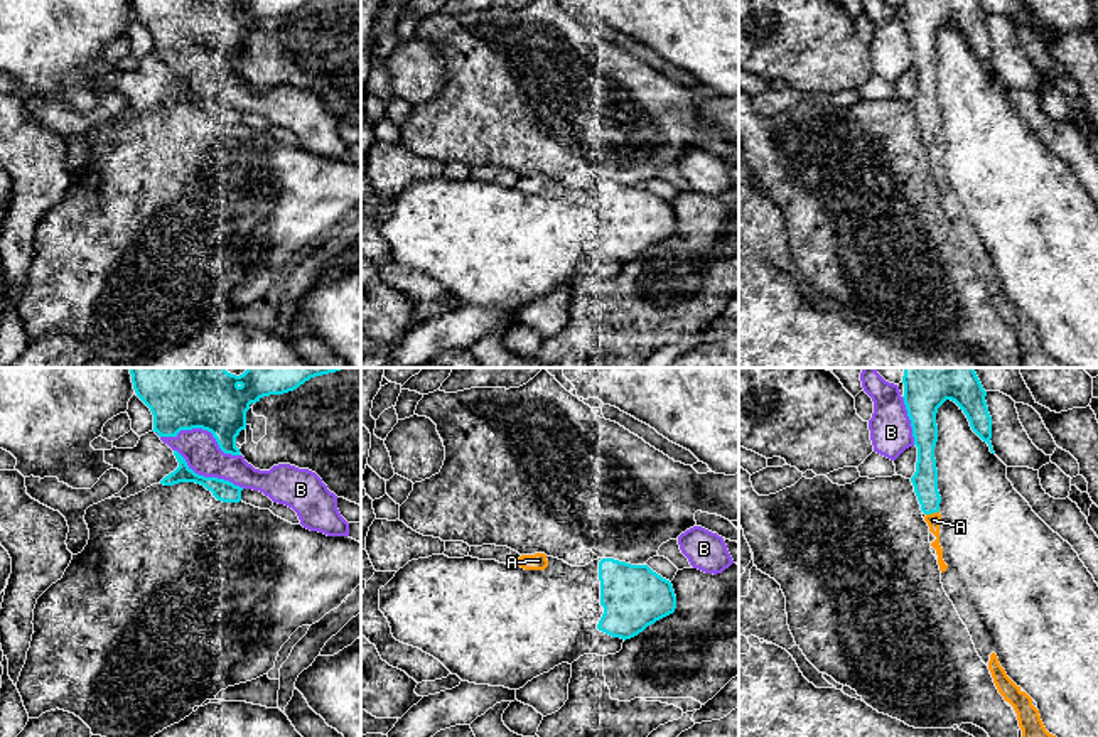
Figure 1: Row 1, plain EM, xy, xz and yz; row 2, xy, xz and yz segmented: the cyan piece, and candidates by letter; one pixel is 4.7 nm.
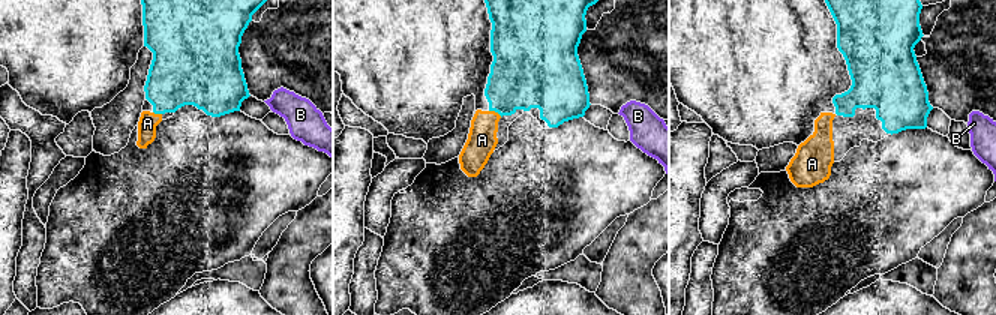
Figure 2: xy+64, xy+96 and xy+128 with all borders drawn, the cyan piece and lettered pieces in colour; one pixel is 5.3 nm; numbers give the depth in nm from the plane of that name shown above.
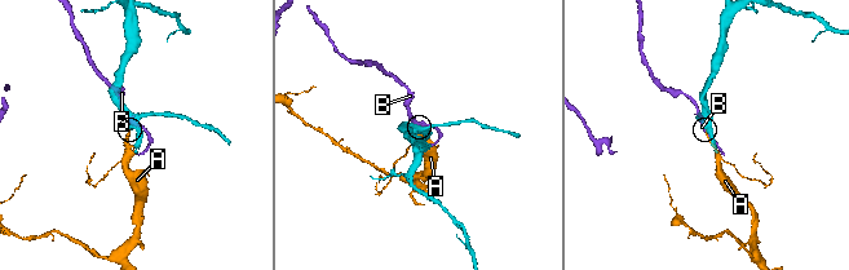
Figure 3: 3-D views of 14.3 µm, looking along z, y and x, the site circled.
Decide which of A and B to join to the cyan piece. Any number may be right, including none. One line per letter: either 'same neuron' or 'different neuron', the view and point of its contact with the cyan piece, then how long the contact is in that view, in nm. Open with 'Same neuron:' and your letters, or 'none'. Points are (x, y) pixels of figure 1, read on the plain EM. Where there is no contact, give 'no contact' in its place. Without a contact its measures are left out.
Same neuron: A
A: same neuron; contact yz (931, 135); length 70 nm
B: different neuron; contact xy (201, 49); length 420 nm

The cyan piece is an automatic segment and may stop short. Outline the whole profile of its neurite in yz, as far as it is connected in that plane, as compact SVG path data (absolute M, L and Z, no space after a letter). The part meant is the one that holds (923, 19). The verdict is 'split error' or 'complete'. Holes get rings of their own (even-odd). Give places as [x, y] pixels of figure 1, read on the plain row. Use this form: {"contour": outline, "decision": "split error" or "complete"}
{"contour": "M902 0L904 5L904 27L907 32L907 39L911 42L912 49L912 59L914 67L918 69L918 84L916 84L916 94L911 100L911 105L914 108L914 115L918 118L918 123L921 126L921 133L926 137L924 143L929 148L929 153L936 159L936 162L931 165L931 169L936 172L938 177L938 187L941 196L946 194L948 187L943 182L943 170L939 167L939 125L941 118L938 113L938 91L936 91L936 81L934 81L934 69L938 64L938 47L936 47L936 35L938 30L946 24L955 24L960 32L966 37L972 52L988 66L990 74L993 74L992 69L992 39L988 35L988 29L985 24L987 13L983 12L978 0Z", "decision": "split error"}

